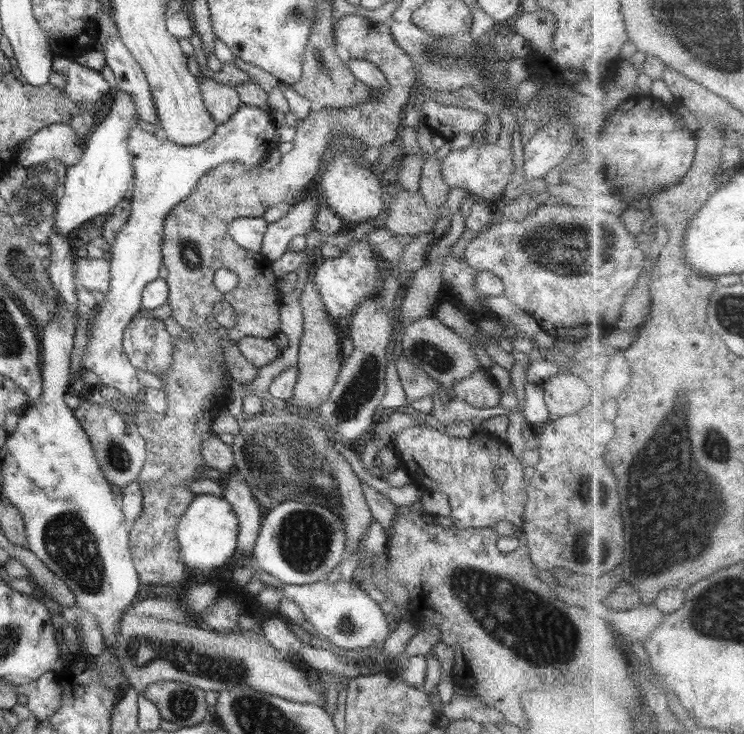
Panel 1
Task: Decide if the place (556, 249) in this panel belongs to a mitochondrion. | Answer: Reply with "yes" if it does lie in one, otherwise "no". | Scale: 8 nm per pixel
yes

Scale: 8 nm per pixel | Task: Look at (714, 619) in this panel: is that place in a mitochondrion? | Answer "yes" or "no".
yes

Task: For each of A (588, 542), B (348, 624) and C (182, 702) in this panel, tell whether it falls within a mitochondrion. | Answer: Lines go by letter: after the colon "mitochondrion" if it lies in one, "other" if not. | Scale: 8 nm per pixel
A: mitochondrion
B: mitochondrion
C: mitochondrion

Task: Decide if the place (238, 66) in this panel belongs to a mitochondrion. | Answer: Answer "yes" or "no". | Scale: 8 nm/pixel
no

